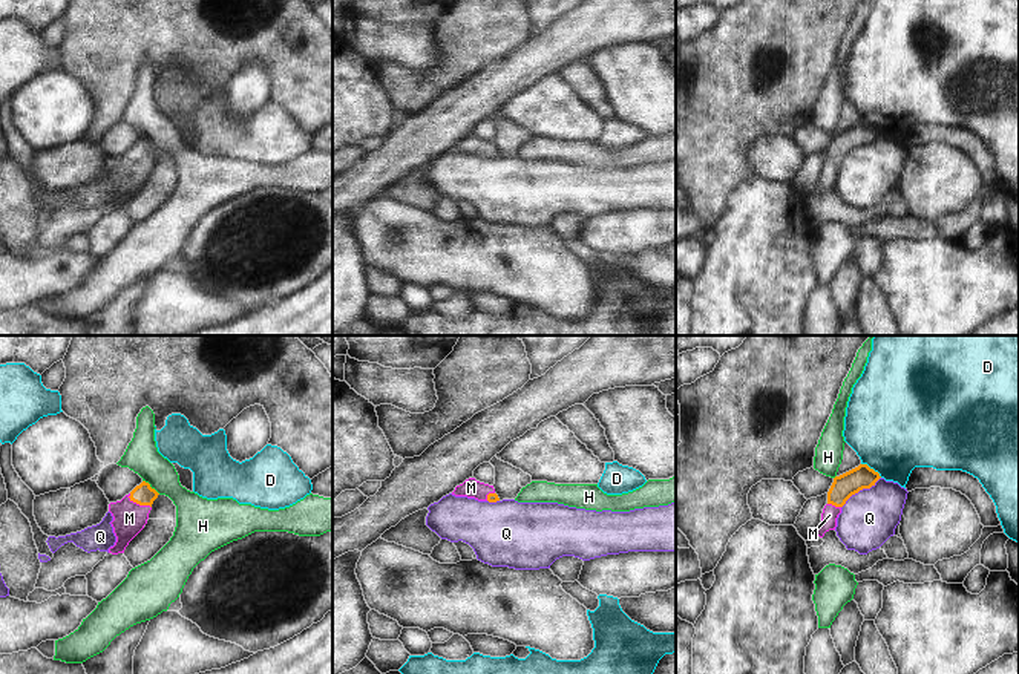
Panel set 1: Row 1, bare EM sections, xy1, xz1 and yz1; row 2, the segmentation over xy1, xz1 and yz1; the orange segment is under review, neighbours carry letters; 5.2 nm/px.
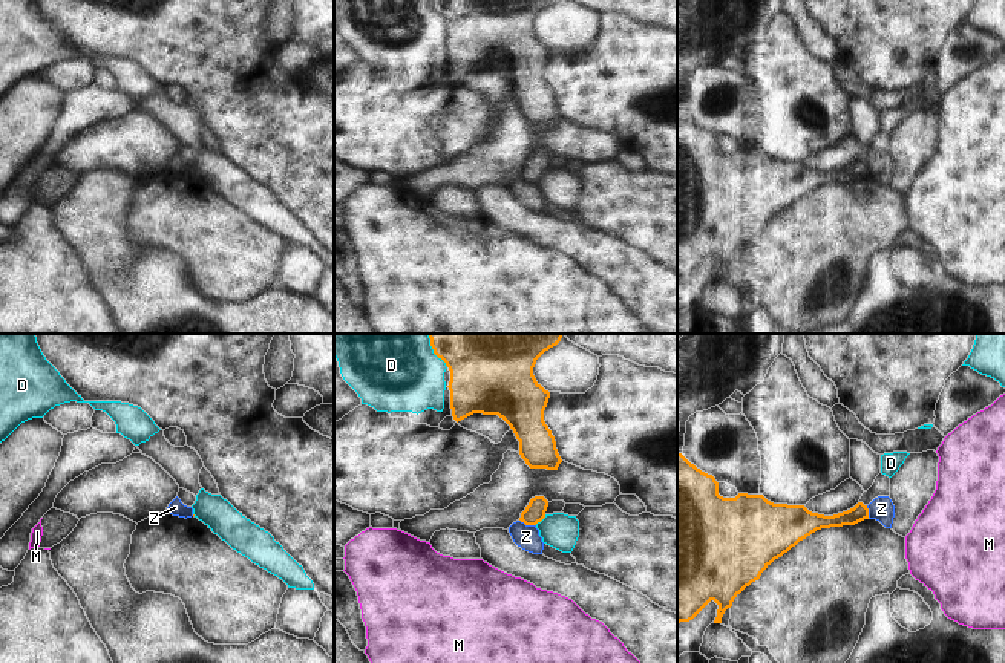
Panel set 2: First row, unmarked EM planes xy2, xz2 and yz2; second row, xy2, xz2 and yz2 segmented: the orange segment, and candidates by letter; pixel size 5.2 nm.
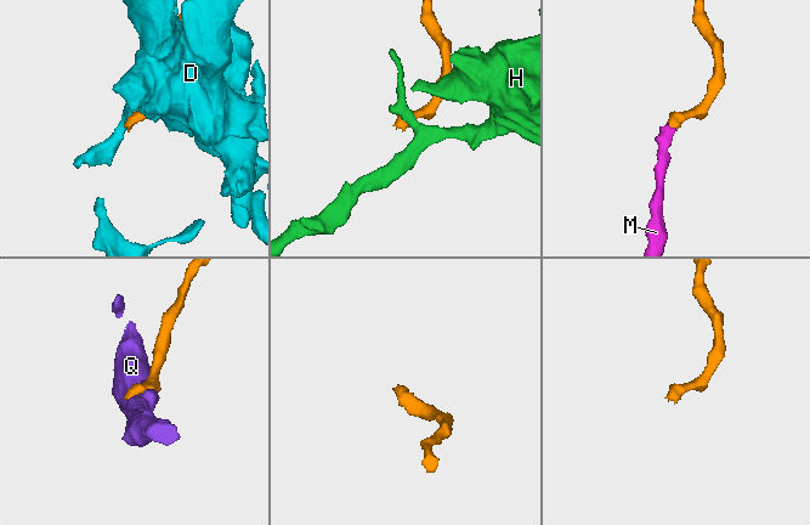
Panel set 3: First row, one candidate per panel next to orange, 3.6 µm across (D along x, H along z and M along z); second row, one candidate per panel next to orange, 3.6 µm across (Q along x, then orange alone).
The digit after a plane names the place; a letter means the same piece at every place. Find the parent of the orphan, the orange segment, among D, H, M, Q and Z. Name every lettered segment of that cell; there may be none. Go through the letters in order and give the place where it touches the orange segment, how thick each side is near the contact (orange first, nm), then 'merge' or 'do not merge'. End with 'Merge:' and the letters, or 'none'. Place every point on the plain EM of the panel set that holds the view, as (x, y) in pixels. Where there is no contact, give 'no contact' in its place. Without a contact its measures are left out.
D: meets orange in yz1 at (872, 126); 120 nm thick on the orange side, 480 nm on the other; do not merge
H: meets orange in xy1 at (150, 144); 110 nm thick on the orange side, 180 nm on the other; do not merge
M: meets orange in xy1 at (138, 160); 110 nm thick on the orange side, 180 nm on the other; merge
Q: meets orange in yz1 at (860, 146); 120 nm thick on the orange side, 300 nm on the other; do not merge
Z: meets orange in xz2 at (527, 181); 110 nm thick on the orange side, 130 nm on the other; do not merge
Merge: M

